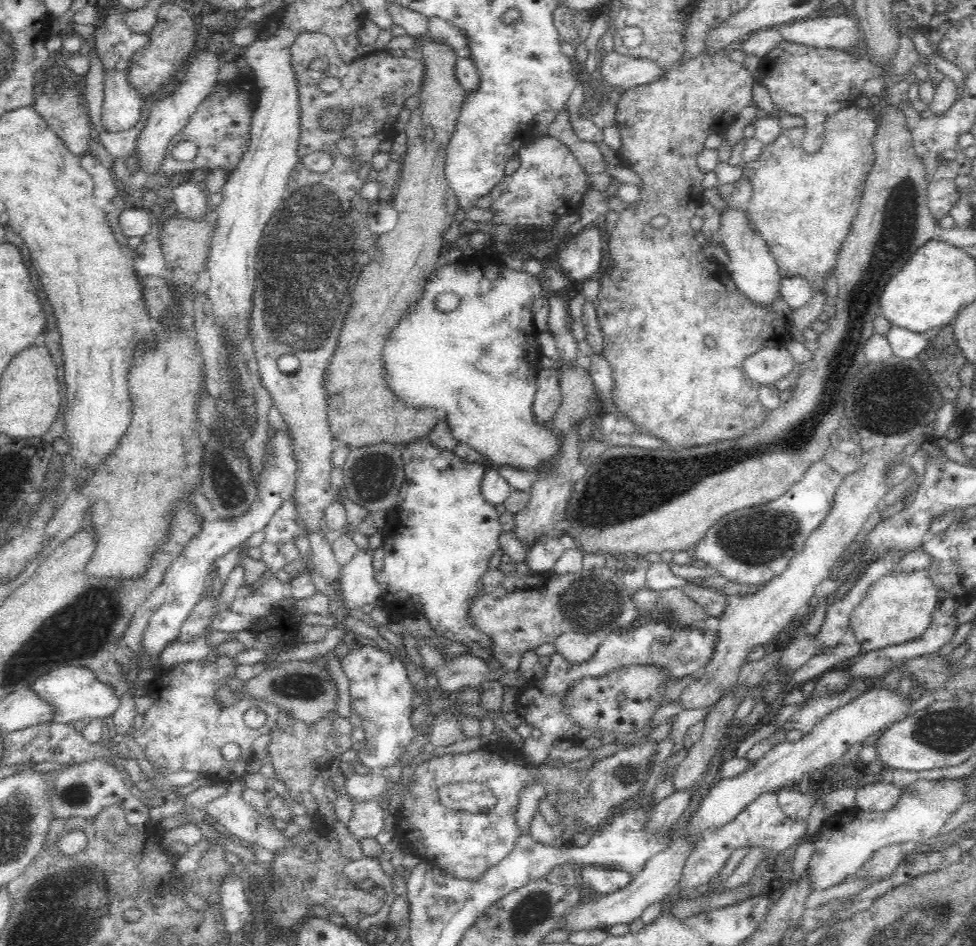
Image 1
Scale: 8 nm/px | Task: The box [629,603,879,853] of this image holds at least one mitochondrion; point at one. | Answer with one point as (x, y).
(837, 691)

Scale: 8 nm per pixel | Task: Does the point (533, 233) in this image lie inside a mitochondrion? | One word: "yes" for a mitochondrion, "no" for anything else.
no

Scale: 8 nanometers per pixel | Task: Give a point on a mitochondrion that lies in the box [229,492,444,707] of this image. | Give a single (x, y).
(297, 686)

